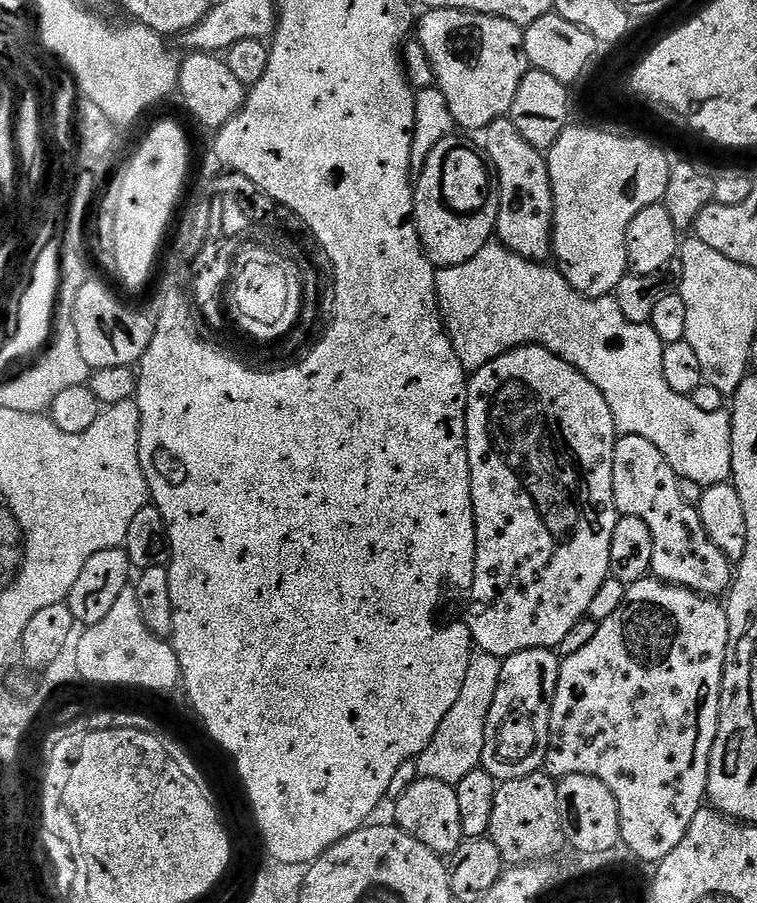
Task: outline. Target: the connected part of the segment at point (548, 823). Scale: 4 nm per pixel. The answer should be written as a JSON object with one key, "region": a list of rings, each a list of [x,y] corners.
{"region":[[[543,770],[497,783],[487,837],[498,846],[505,865],[548,862],[556,858],[552,856],[559,854],[560,847],[565,847],[556,786],[557,781]]]}

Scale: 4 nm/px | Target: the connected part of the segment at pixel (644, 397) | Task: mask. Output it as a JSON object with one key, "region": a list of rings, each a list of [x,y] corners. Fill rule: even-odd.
{"region":[[[490,242],[486,246],[482,246],[482,250],[478,250],[478,254],[474,254],[474,258],[470,258],[470,262],[462,262],[458,266],[450,266],[437,271],[436,301],[440,303],[440,317],[444,319],[444,329],[448,332],[450,342],[454,346],[454,354],[458,354],[458,362],[462,362],[464,371],[469,374],[476,372],[482,366],[486,366],[486,362],[494,362],[494,358],[527,344],[542,346],[553,352],[555,356],[560,356],[566,362],[570,362],[570,366],[574,366],[583,376],[590,378],[590,382],[594,382],[594,386],[598,386],[598,390],[602,390],[602,398],[606,398],[606,406],[610,406],[610,414],[614,414],[614,426],[620,436],[637,436],[654,442],[654,446],[658,446],[658,450],[662,450],[662,458],[666,458],[666,462],[670,462],[670,466],[682,480],[698,482],[703,488],[729,483],[732,479],[731,415],[727,411],[709,414],[707,410],[694,406],[691,396],[674,394],[674,390],[670,390],[669,384],[666,383],[666,377],[662,374],[662,354],[665,345],[662,338],[658,338],[658,334],[652,329],[651,324],[635,324],[627,320],[622,314],[622,310],[618,310],[615,295],[585,298],[582,293],[572,289],[570,282],[566,282],[566,278],[560,273],[559,268],[555,266],[547,268],[548,266],[544,262],[528,260],[525,256],[510,251],[502,243]]]}

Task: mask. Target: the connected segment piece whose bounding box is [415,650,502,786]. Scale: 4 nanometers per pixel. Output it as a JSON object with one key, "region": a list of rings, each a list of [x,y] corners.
{"region":[[[473,651],[470,666],[466,666],[466,682],[462,682],[462,694],[458,694],[458,702],[454,702],[454,706],[450,706],[450,714],[442,718],[430,746],[426,746],[426,750],[422,750],[422,754],[415,759],[417,777],[434,778],[455,786],[462,782],[462,778],[466,778],[466,774],[481,767],[486,718],[490,714],[494,690],[498,690],[501,674],[501,657]]]}

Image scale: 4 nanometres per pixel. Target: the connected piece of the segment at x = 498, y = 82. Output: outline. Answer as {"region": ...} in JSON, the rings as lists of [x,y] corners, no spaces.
{"region":[[[428,10],[418,20],[418,39],[425,48],[426,58],[435,76],[435,87],[445,95],[446,105],[455,123],[461,128],[487,130],[495,120],[503,120],[511,113],[514,94],[522,86],[522,78],[530,70],[524,53],[524,29],[506,18],[483,16],[462,10]]]}

